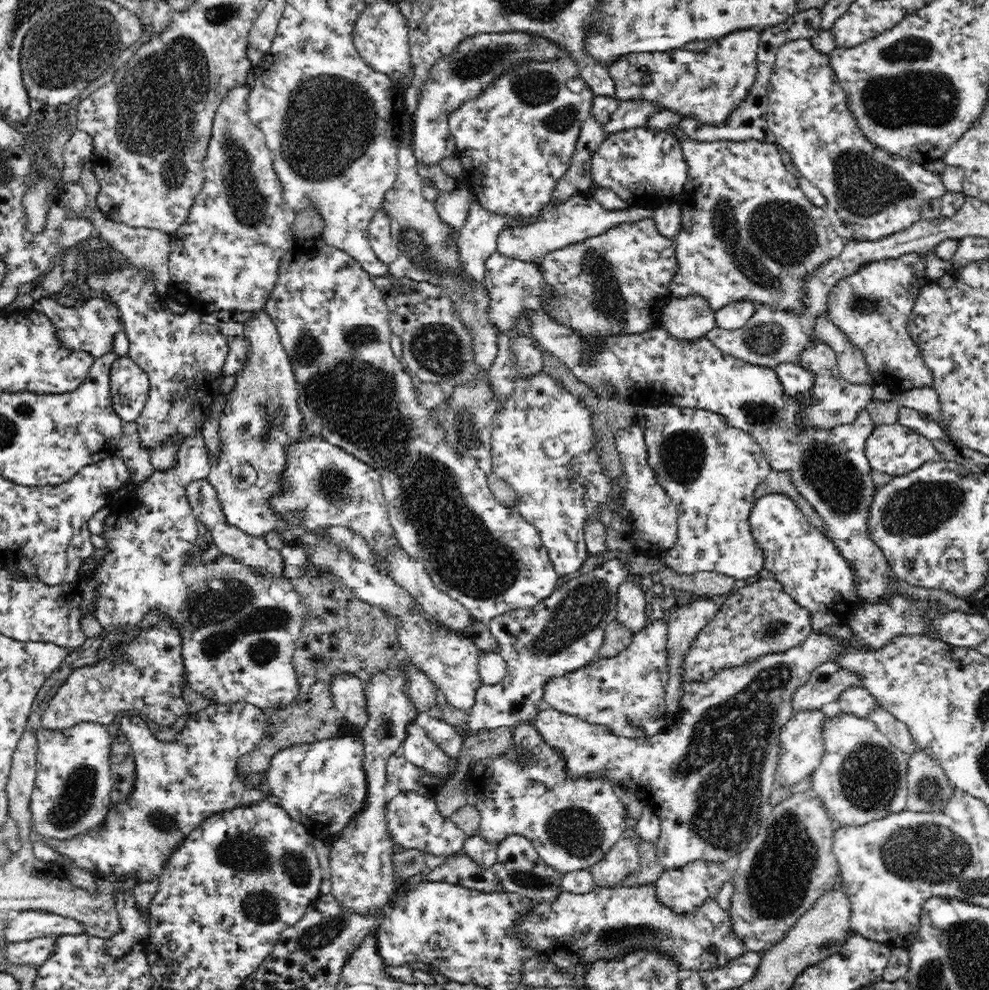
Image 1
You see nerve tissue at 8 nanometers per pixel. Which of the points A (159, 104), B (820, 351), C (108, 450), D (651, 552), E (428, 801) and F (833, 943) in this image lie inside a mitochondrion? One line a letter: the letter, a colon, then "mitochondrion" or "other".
A: mitochondrion
B: other
C: other
D: other
E: other
F: mitochondrion

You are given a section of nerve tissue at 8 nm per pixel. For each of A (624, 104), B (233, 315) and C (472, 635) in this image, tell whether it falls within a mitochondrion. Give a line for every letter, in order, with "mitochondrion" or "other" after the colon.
A: other
B: other
C: other

